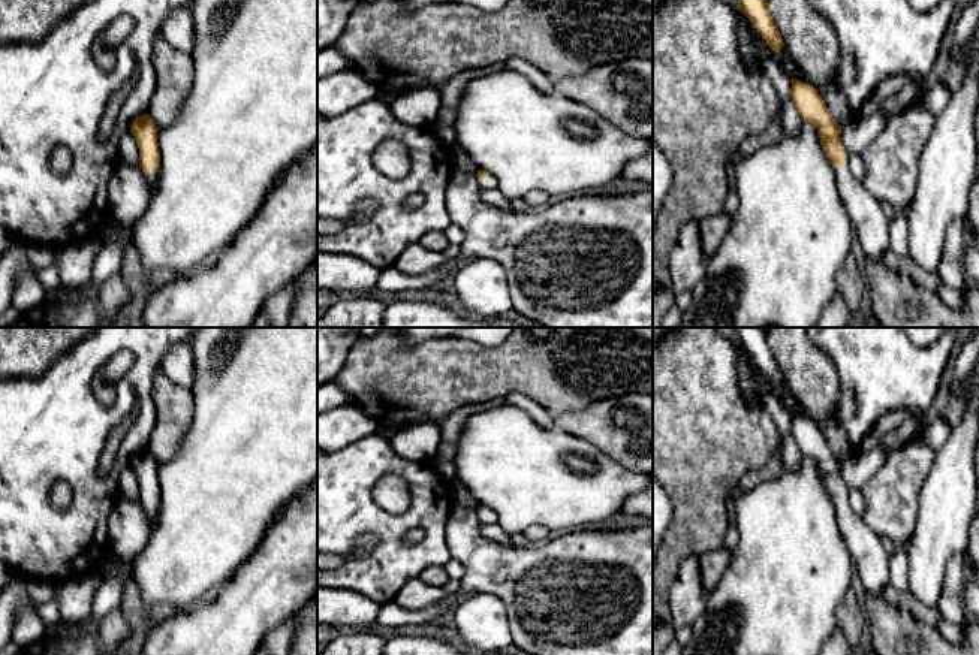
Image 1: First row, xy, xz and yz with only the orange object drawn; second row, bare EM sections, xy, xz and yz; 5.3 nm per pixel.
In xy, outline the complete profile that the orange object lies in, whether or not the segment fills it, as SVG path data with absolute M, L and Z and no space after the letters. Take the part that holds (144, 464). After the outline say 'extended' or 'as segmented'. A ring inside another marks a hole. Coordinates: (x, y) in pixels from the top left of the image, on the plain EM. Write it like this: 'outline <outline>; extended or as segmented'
outline M148 449L139 450L130 461L139 483L139 502L142 504L148 522L154 522L160 508L160 485L157 480L159 462Z; extended

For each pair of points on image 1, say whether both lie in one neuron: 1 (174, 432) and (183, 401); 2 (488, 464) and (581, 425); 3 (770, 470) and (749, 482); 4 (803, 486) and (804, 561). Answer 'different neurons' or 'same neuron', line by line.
1: same neuron
2: different neurons
3: same neuron
4: same neuron

